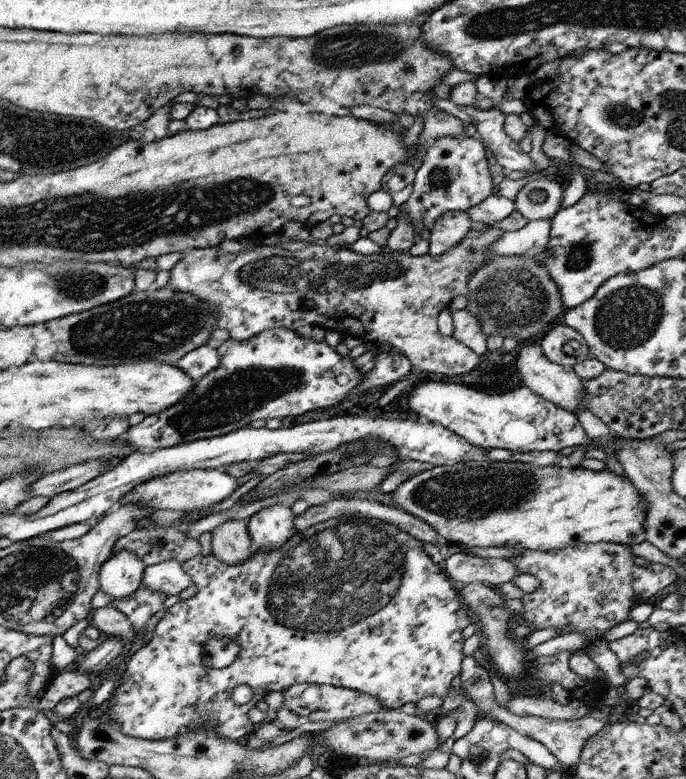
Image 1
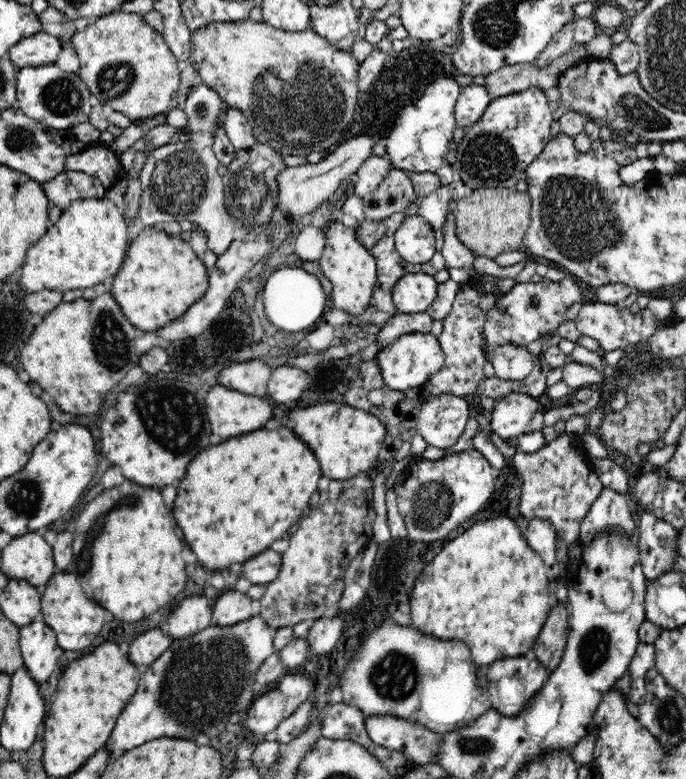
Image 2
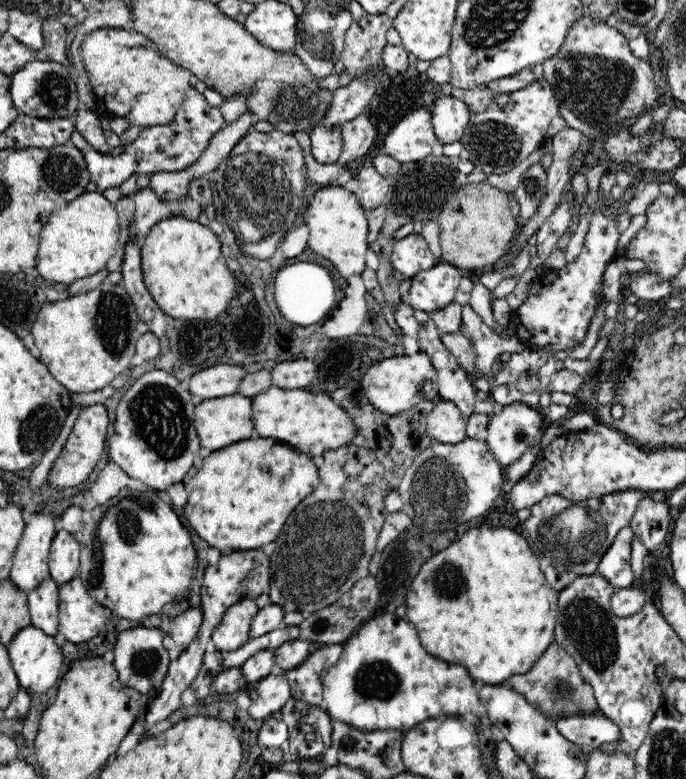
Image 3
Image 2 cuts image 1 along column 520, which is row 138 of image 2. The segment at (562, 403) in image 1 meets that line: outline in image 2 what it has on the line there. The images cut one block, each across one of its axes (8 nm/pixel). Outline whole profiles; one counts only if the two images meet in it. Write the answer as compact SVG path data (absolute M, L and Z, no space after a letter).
M364 132L357 133L347 139L343 139L334 148L328 150L324 158L318 163L304 163L284 168L276 176L276 181L278 181L276 208L298 217L312 212L336 192L336 189L342 184L345 178L357 172L362 166L362 163L372 155L372 149L376 143L384 141L384 138L370 136Z

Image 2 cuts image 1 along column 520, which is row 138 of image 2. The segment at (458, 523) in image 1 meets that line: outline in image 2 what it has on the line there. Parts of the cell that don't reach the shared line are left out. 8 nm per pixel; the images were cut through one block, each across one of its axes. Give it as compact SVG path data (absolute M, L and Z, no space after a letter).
M528 88L528 90L523 92L493 98L480 120L463 127L464 136L457 144L453 168L458 170L460 178L469 191L482 187L486 189L512 189L518 180L527 178L525 173L527 166L533 160L536 160L548 140L553 138L550 133L550 124L552 124L553 120L548 98L546 98L545 93L540 88Z

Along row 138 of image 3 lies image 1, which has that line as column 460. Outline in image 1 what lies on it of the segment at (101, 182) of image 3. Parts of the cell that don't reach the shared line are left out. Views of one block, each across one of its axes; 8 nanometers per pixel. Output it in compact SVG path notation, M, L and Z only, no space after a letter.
M437 137L429 142L428 147L423 152L422 161L417 170L414 171L412 191L409 198L399 208L406 208L409 218L412 220L422 220L427 229L434 223L434 220L447 211L465 211L476 204L479 204L489 193L495 192L495 187L491 184L490 174L487 170L485 159L485 149L479 139L467 137Z

